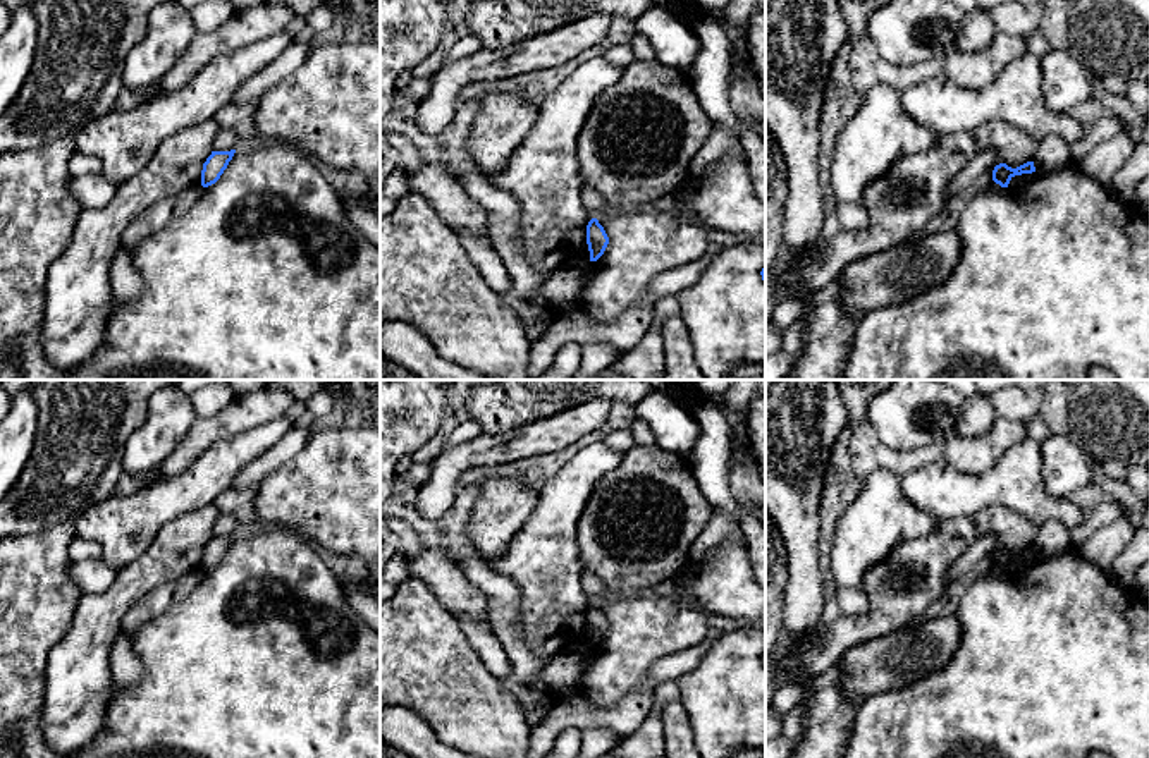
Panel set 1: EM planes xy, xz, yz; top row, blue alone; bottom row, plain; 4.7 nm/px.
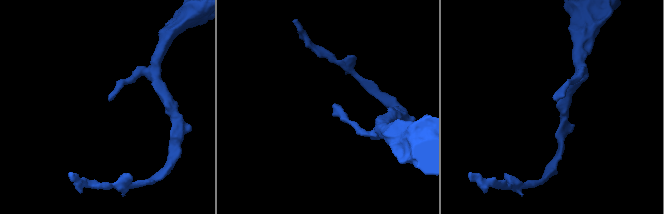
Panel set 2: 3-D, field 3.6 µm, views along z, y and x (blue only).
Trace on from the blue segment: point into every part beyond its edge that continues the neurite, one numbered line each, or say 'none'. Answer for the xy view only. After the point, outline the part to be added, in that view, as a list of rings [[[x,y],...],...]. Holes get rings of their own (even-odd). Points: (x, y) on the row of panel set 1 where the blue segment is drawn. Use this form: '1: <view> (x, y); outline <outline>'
none

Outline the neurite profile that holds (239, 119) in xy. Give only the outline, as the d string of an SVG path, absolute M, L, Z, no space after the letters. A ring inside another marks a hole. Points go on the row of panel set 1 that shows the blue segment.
M253 98L241 105L230 103L215 115L220 129L232 131L237 136L239 146L255 143L253 125L258 100L260 98Z

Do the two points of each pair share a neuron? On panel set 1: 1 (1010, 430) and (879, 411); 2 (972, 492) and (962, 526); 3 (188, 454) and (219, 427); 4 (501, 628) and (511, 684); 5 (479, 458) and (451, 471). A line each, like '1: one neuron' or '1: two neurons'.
1: two neurons
2: two neurons
3: one neuron
4: one neuron
5: one neuron

